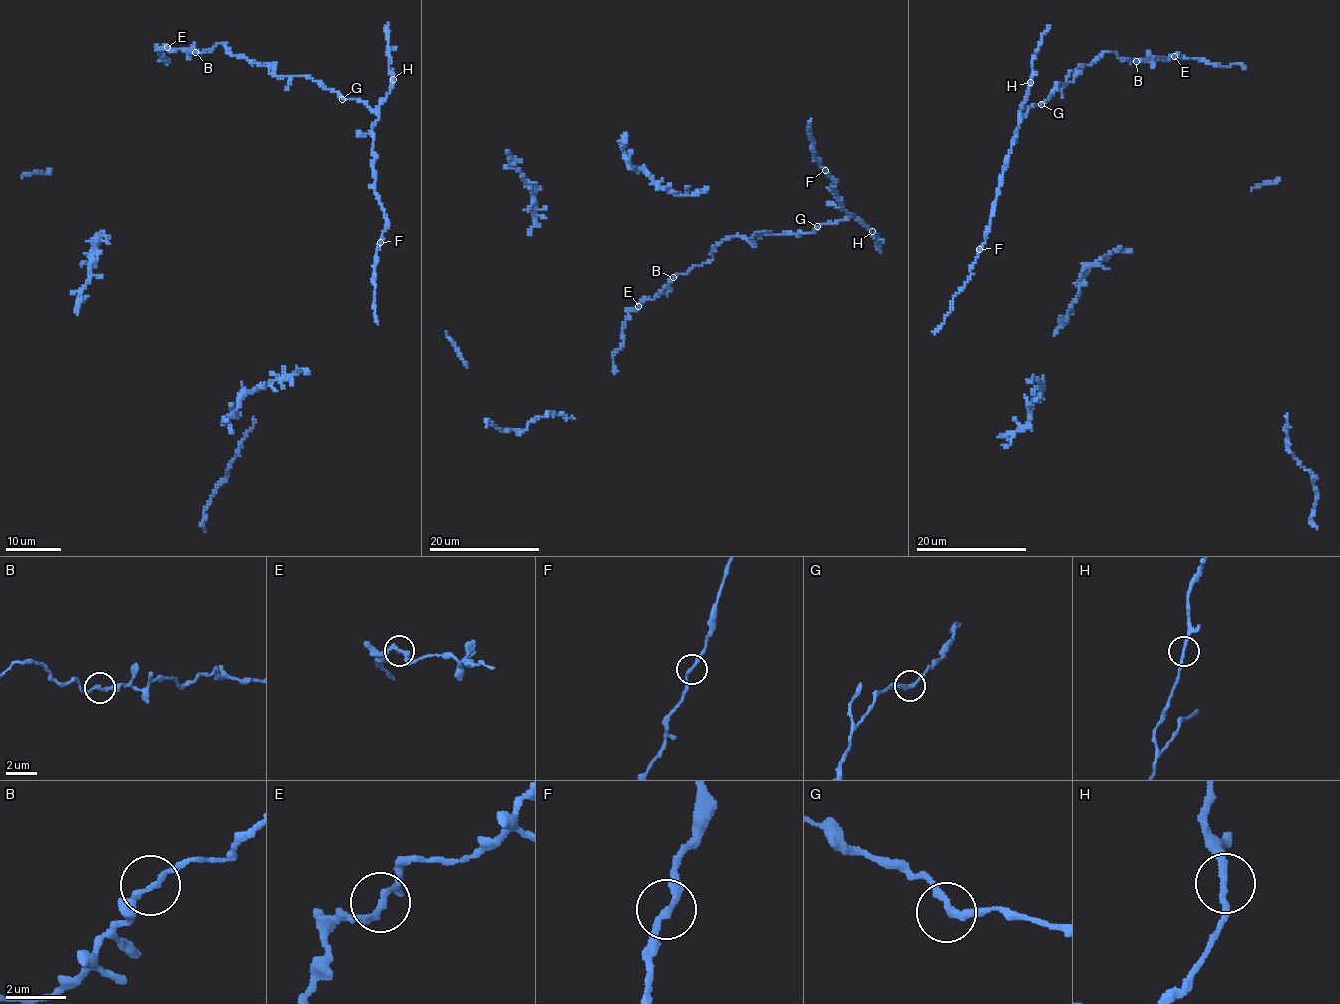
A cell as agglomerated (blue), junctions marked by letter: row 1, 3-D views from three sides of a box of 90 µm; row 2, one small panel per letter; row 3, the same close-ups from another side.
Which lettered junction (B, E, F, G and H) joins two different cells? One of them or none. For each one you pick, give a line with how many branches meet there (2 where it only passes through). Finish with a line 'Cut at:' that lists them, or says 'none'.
Cut at: none

